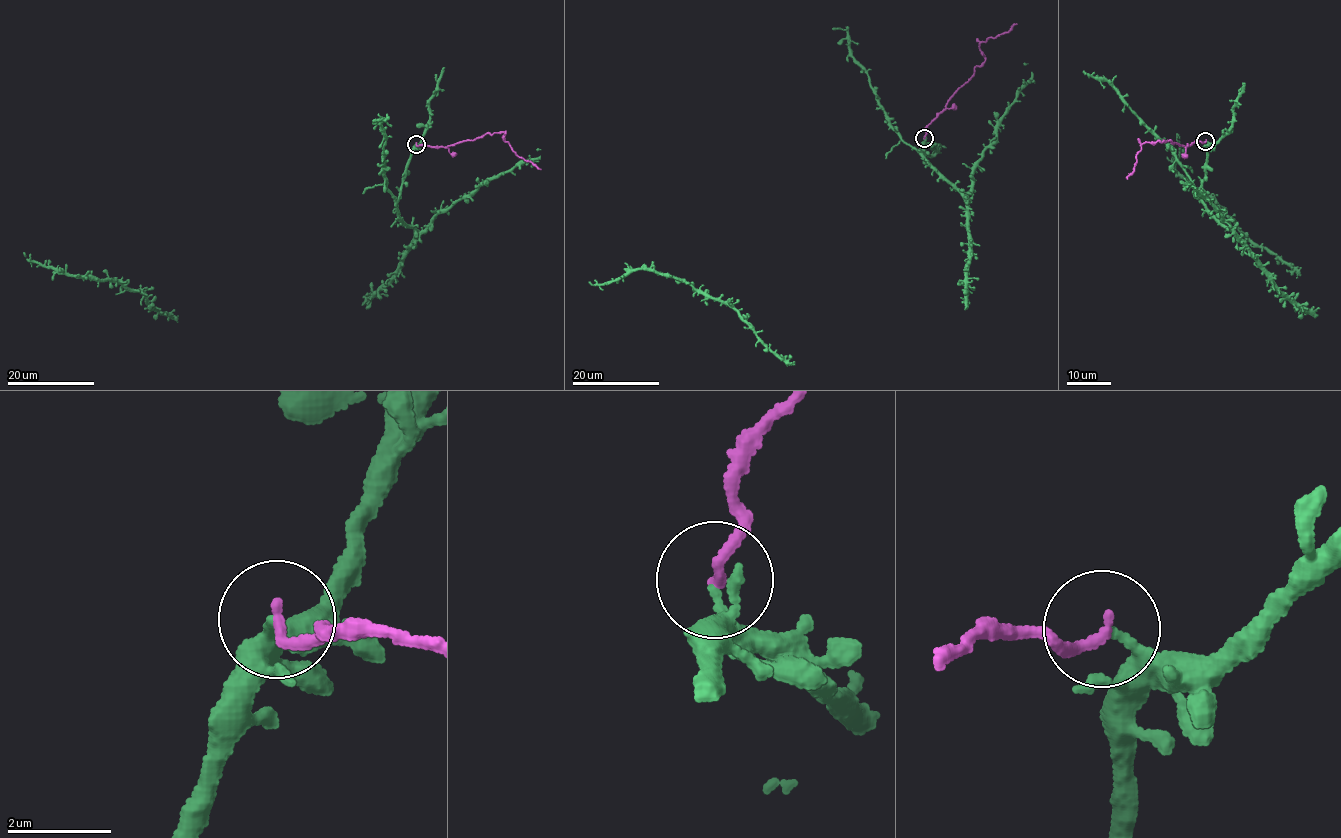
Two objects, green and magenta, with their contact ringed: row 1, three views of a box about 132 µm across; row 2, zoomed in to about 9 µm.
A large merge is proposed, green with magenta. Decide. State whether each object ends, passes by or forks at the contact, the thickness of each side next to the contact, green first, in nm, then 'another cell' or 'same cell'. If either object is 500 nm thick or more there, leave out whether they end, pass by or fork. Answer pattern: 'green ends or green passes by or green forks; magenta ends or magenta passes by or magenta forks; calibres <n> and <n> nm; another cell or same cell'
green ends; magenta ends; calibres 200 and 220 nm; another cell

